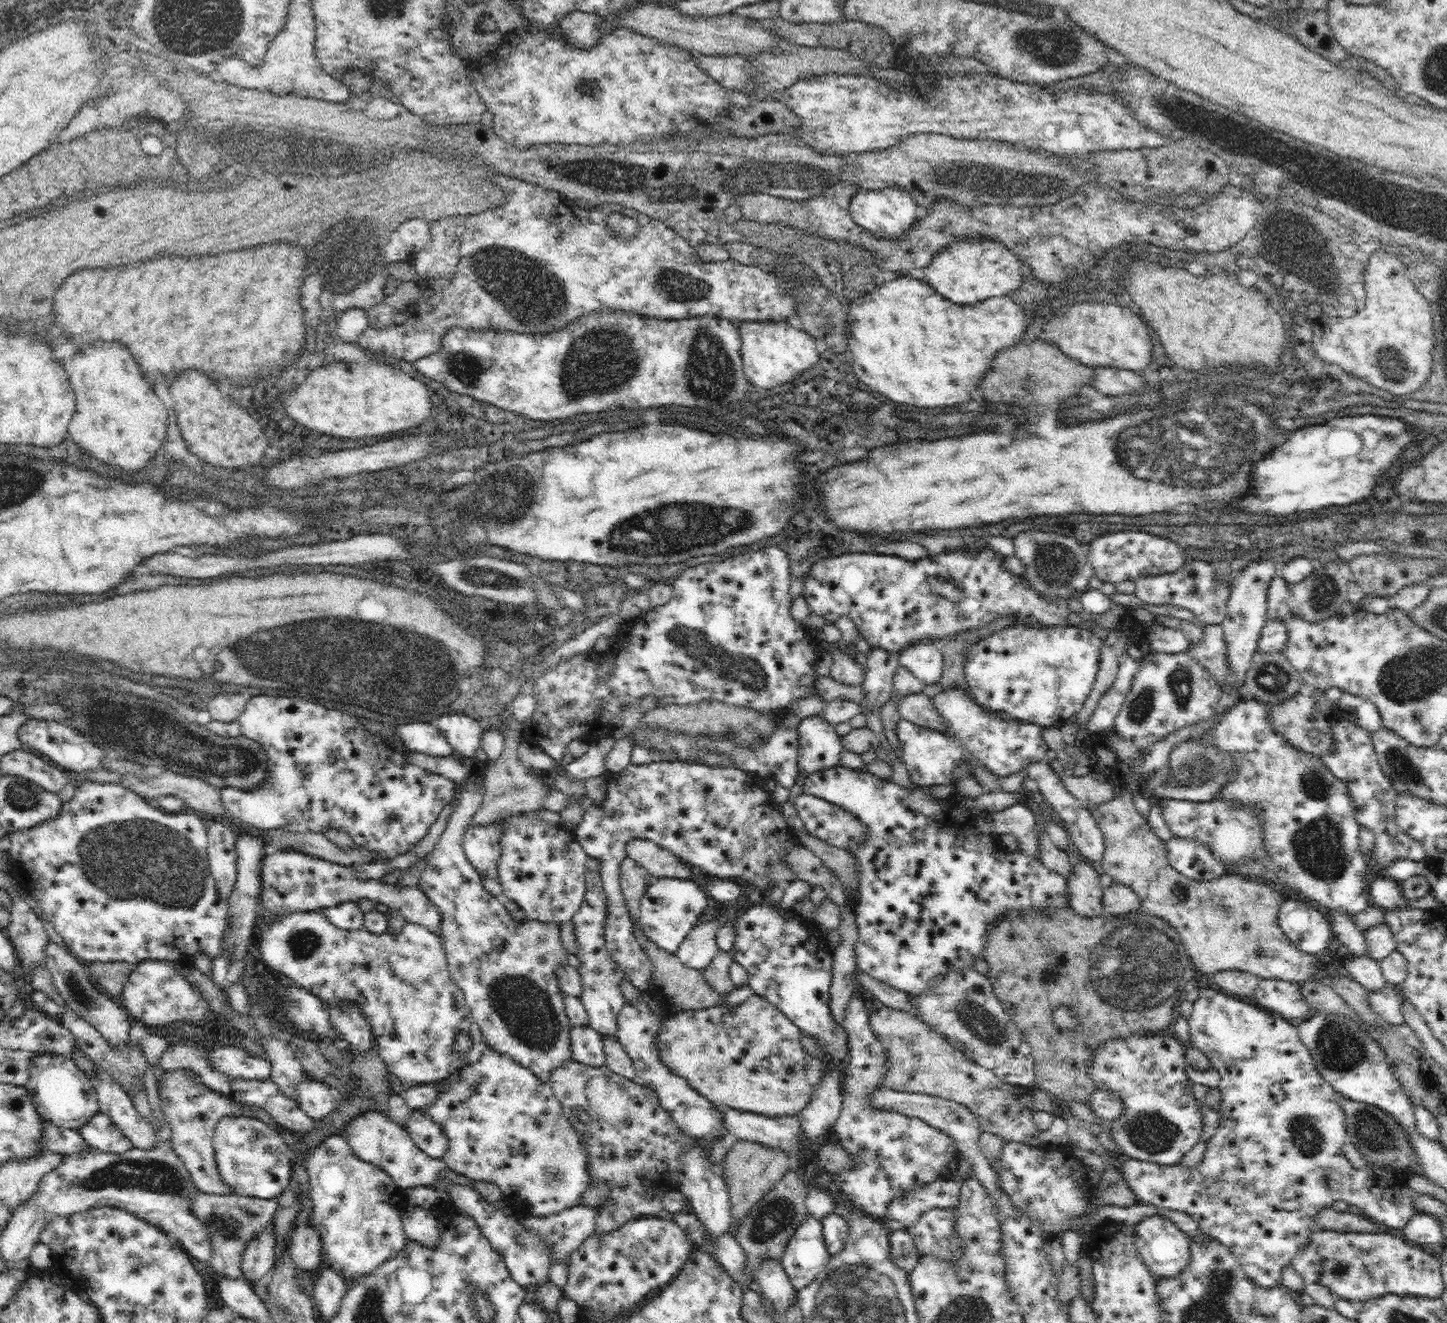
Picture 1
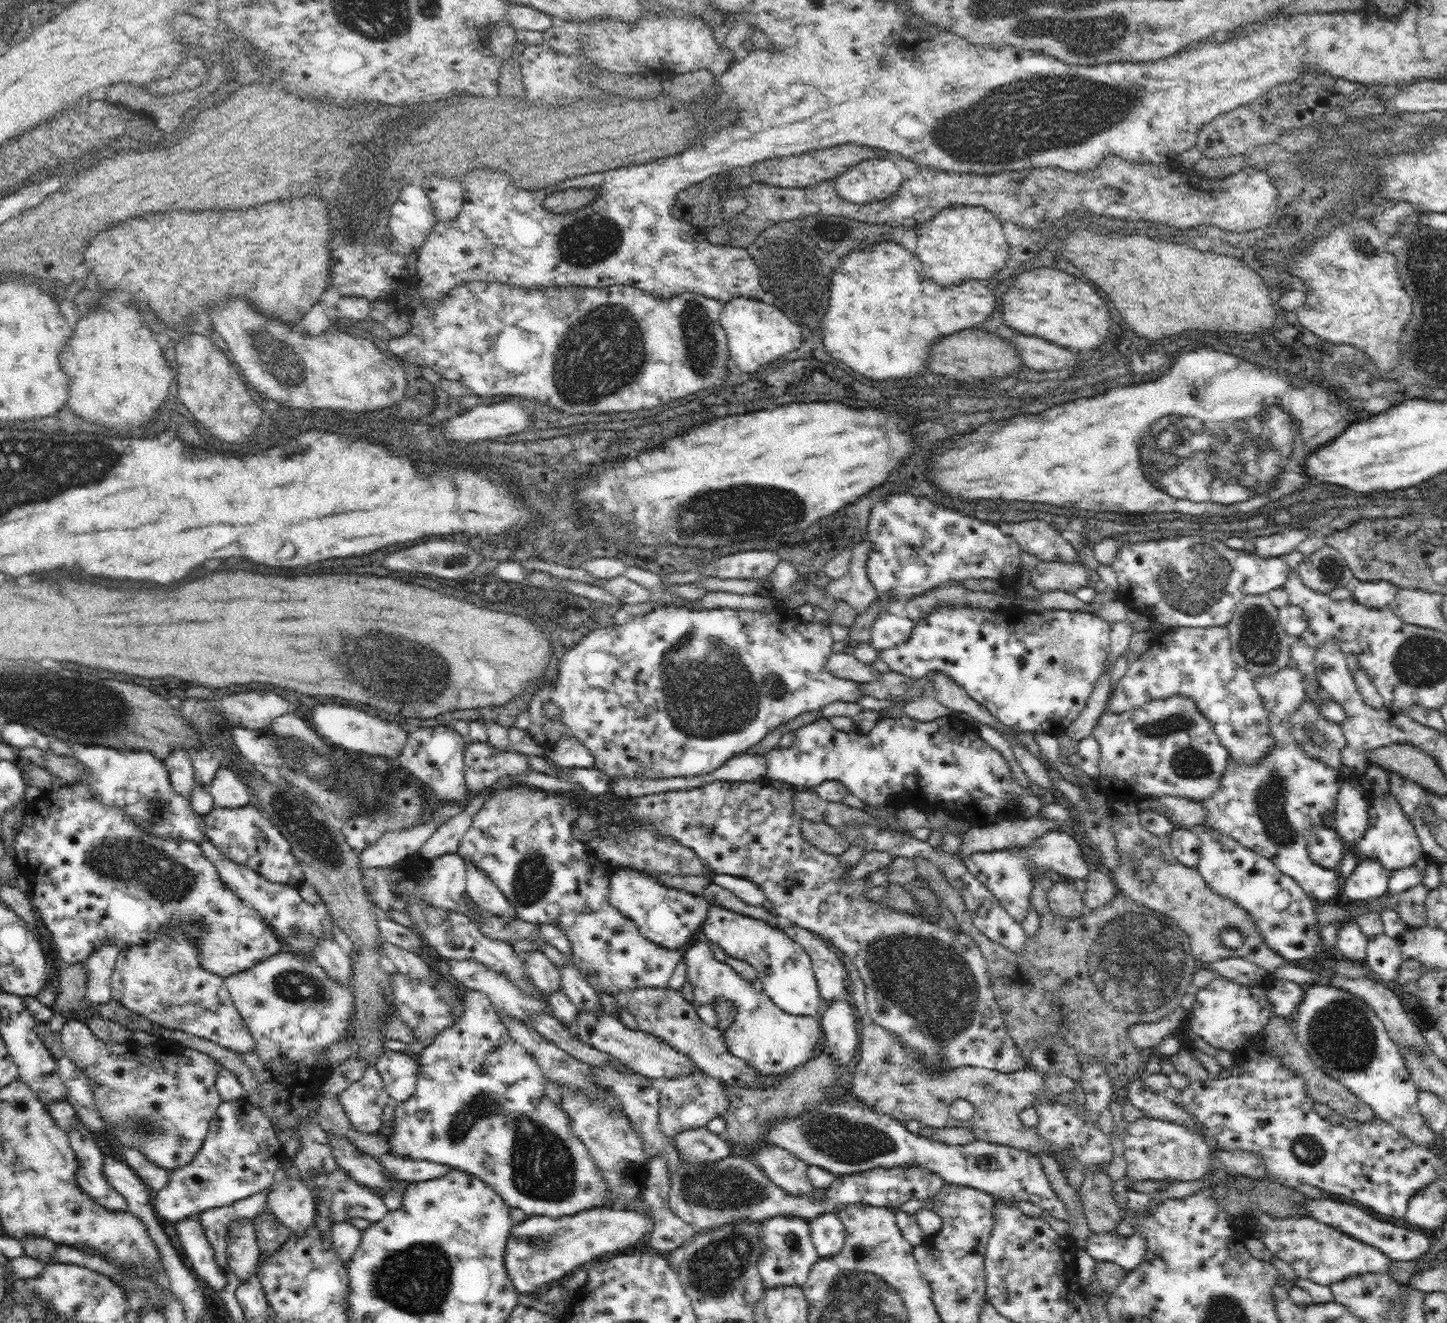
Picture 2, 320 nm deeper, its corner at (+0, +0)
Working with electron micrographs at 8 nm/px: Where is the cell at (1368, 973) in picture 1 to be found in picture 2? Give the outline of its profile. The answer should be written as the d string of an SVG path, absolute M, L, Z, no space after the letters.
M1354 919L1341 923L1336 940L1335 953L1351 961L1364 961L1368 937Z

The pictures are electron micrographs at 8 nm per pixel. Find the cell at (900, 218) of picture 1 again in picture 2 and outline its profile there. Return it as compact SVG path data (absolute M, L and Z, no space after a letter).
M885 156L878 160L864 161L834 181L839 197L854 204L864 204L886 199L896 192L903 180L896 162Z

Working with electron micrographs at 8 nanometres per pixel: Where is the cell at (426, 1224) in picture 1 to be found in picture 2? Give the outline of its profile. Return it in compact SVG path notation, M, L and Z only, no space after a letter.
M337 1167L333 1173L324 1175L323 1183L331 1194L331 1216L335 1222L341 1223L347 1218L365 1218L370 1223L382 1220L388 1208L384 1205L383 1197L372 1193L369 1187L357 1183L350 1175L344 1173L340 1167Z

